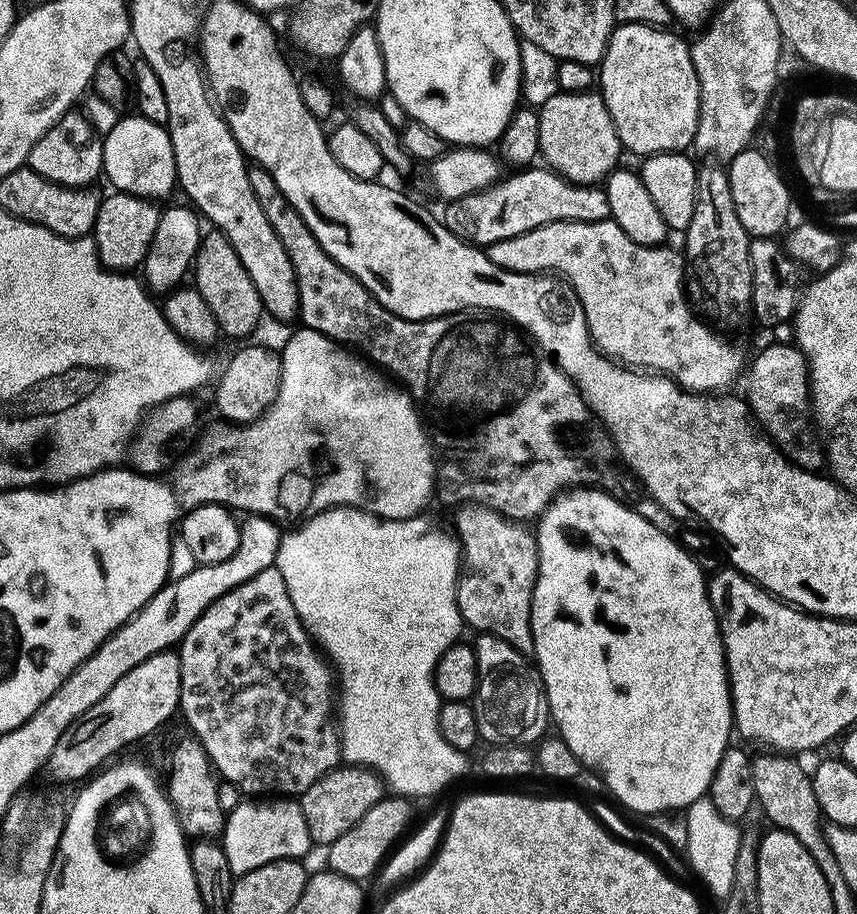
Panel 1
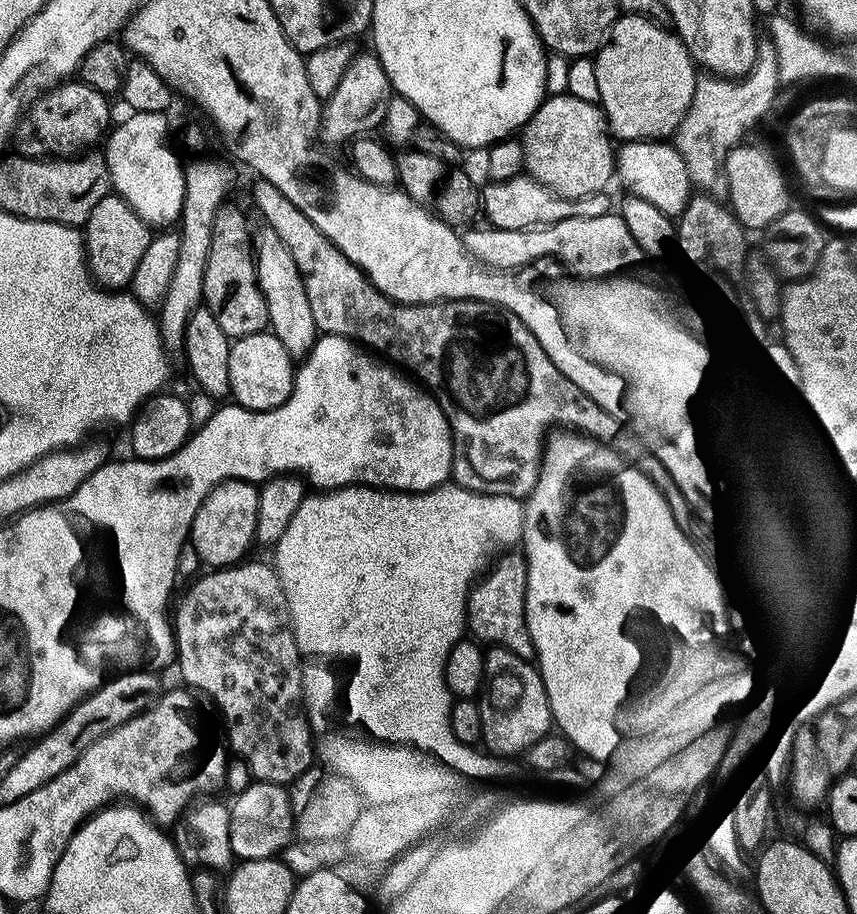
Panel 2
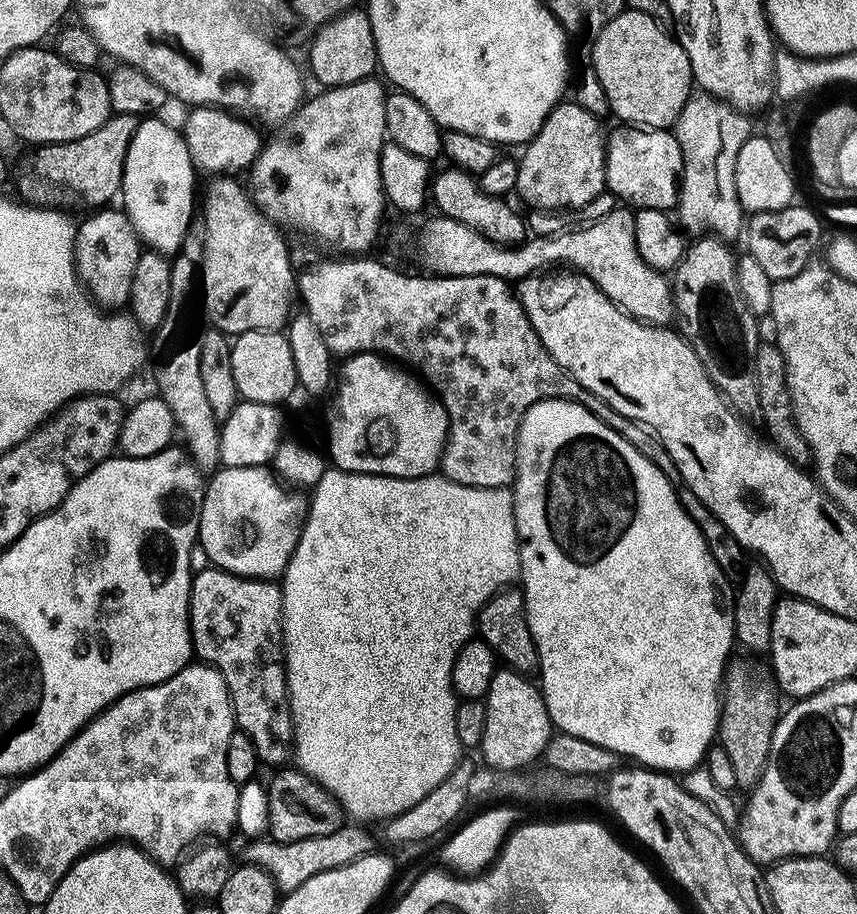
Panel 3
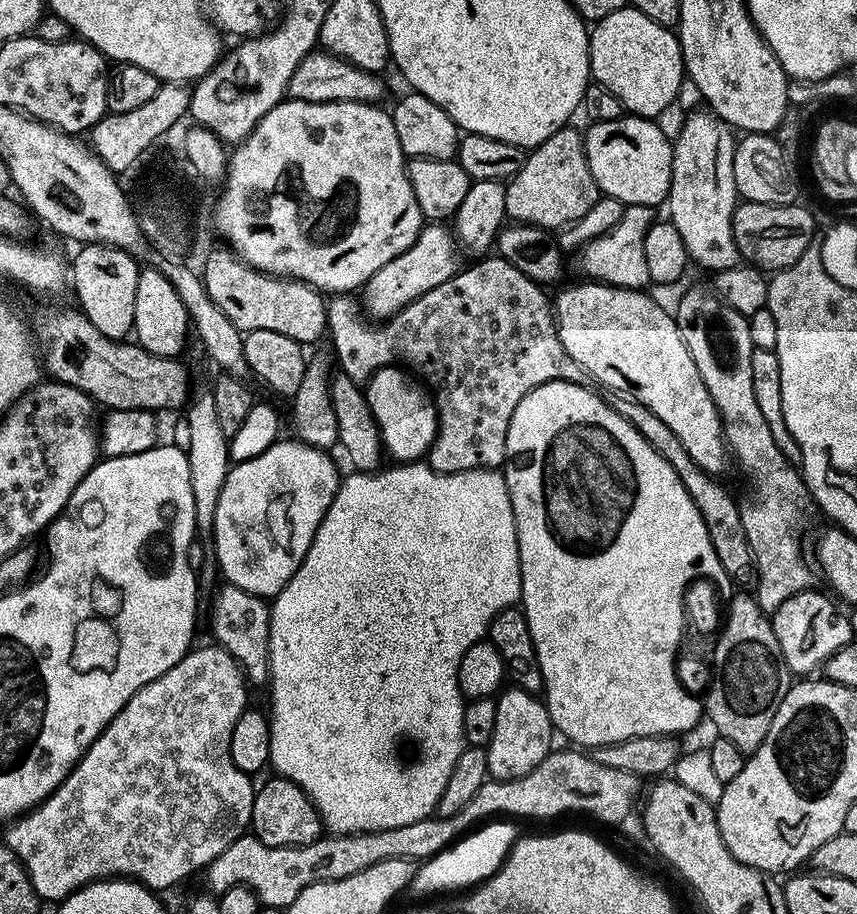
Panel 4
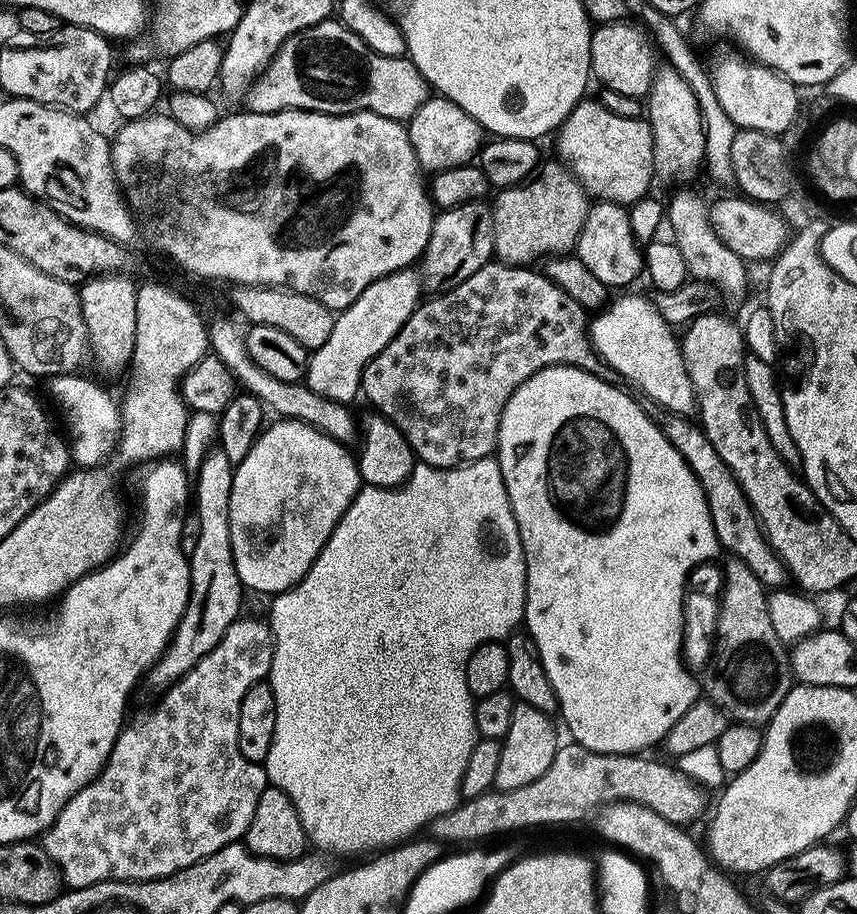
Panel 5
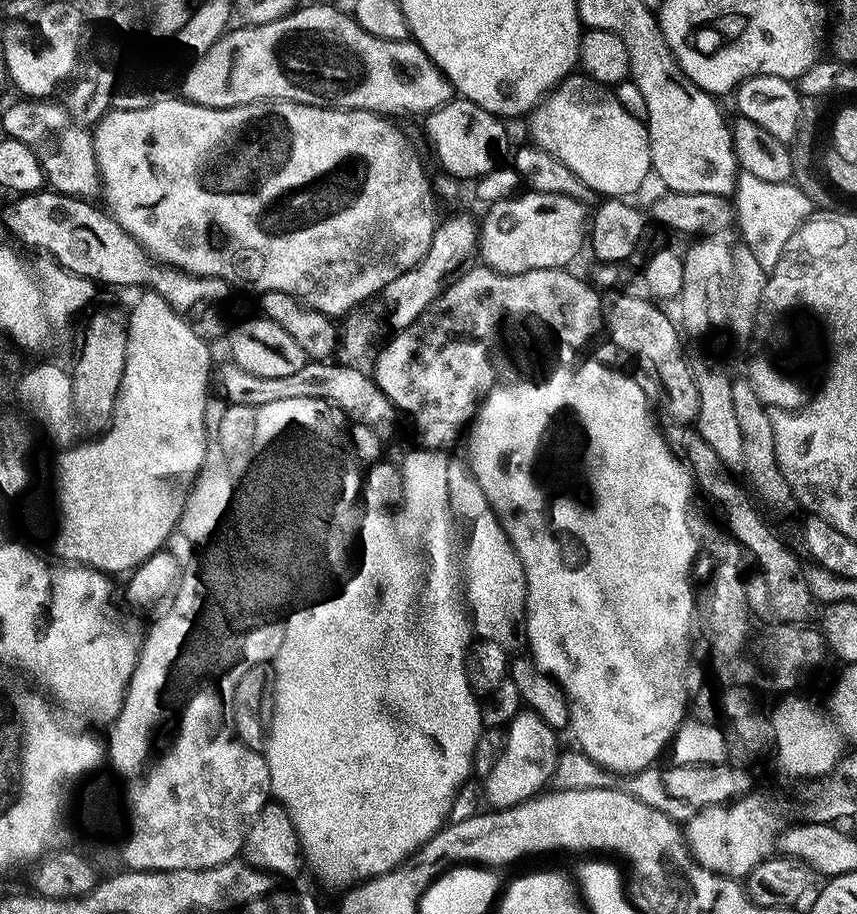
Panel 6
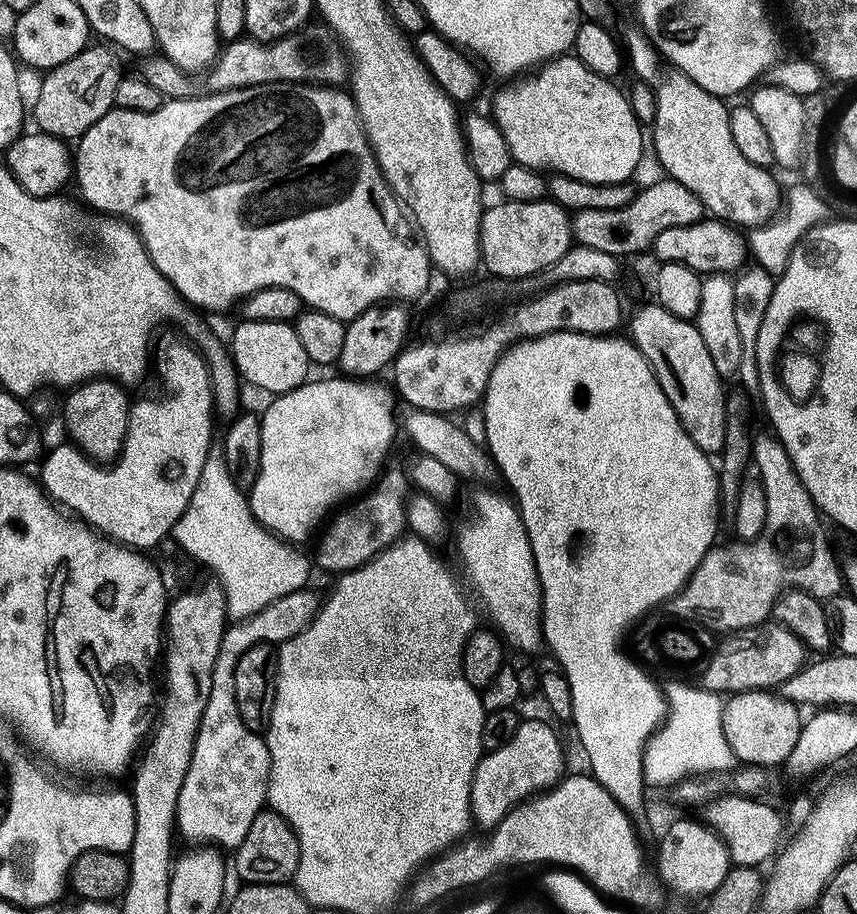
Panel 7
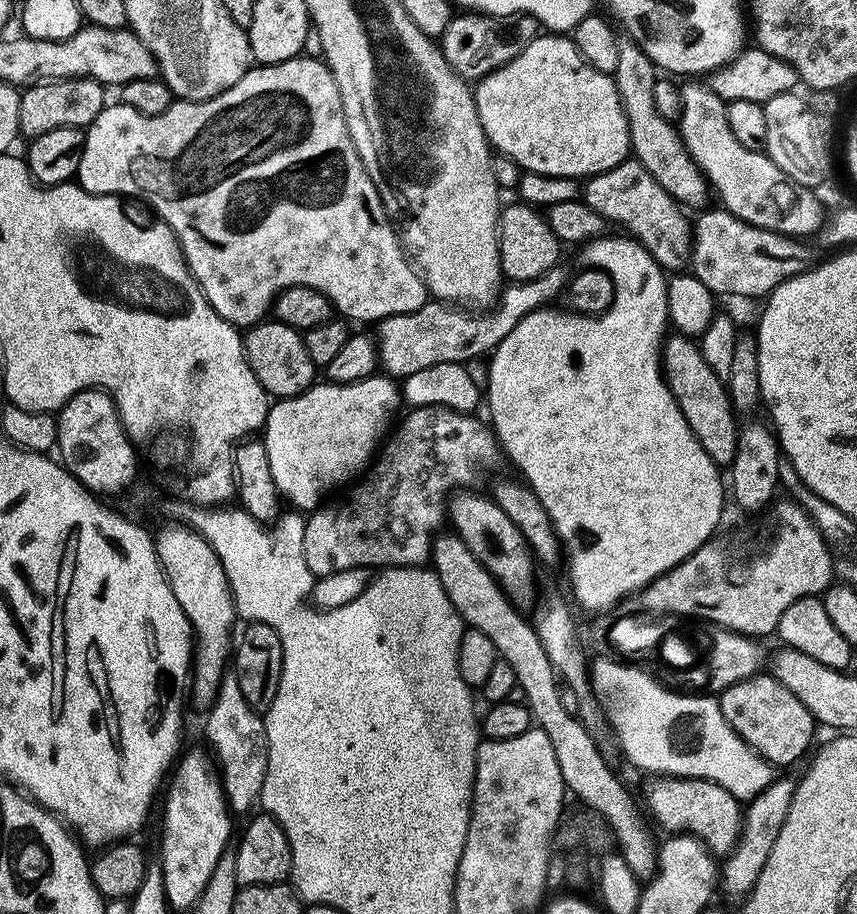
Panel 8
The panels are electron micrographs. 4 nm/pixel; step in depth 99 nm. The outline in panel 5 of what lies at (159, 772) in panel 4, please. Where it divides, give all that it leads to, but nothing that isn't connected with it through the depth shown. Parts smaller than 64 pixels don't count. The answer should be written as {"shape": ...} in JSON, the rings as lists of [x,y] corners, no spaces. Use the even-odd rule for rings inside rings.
{"shape":[[[237,618],[222,634],[222,642],[206,654],[185,676],[163,689],[160,701],[144,716],[144,721],[129,719],[121,728],[114,746],[110,750],[108,760],[99,776],[82,790],[78,790],[62,806],[56,821],[42,833],[42,847],[46,854],[60,868],[63,883],[68,888],[94,886],[94,882],[107,880],[153,880],[166,878],[186,866],[194,866],[202,858],[222,850],[222,846],[237,843],[246,834],[250,826],[250,818],[254,818],[254,810],[258,807],[258,798],[262,798],[262,790],[270,785],[268,772],[263,764],[255,764],[242,758],[242,750],[238,750],[238,710],[242,710],[242,698],[246,698],[246,690],[250,686],[261,683],[272,668],[272,630],[267,623],[260,620],[244,620]]]}

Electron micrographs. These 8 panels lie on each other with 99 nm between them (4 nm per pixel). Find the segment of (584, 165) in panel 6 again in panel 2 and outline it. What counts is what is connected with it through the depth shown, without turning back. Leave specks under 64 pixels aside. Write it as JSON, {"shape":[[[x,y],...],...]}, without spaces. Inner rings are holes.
{"shape":[[[630,140],[621,143],[614,156],[614,168],[618,173],[618,180],[628,187],[627,191],[631,195],[658,206],[662,214],[679,217],[689,202],[688,164],[671,143],[664,140]]]}

